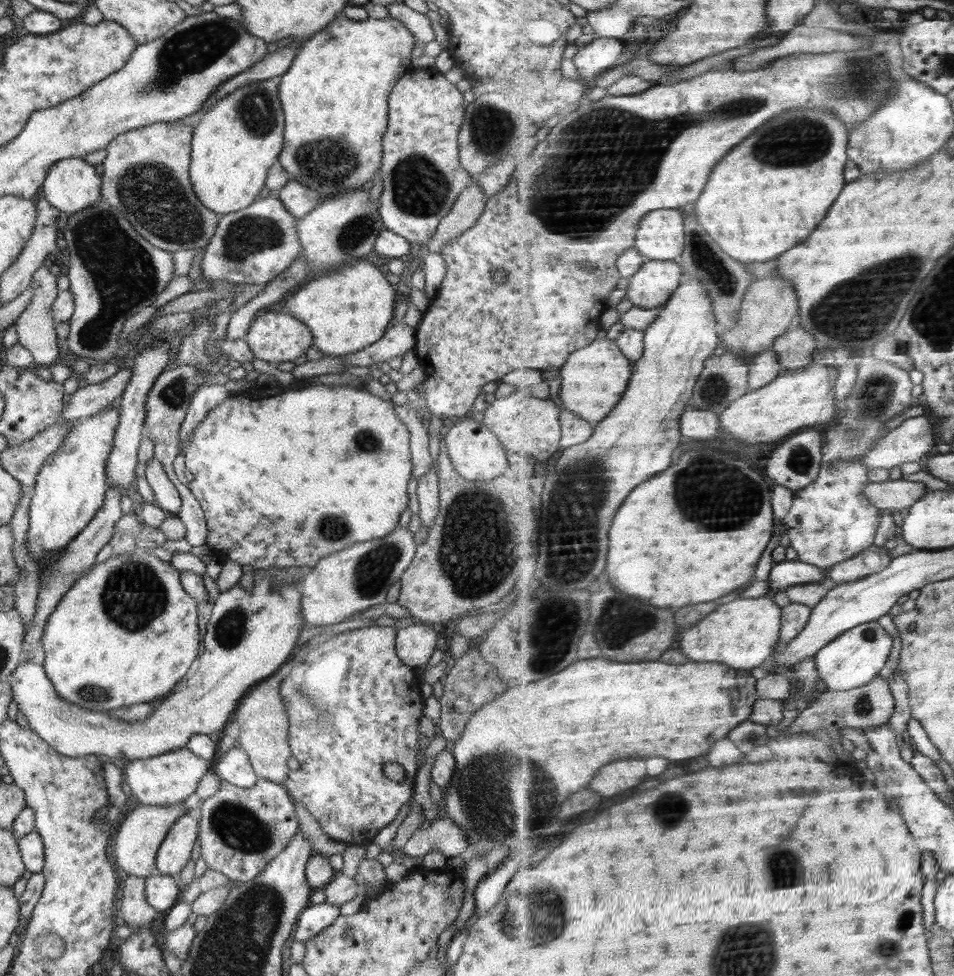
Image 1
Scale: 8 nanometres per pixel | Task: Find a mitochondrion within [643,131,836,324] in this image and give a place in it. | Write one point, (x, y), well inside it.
(702, 256)

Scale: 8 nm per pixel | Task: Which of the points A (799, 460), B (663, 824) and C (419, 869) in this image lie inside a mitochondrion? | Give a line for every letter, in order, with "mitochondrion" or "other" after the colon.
A: mitochondrion
B: mitochondrion
C: other

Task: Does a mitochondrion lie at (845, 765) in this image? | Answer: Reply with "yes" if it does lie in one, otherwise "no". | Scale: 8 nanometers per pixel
no

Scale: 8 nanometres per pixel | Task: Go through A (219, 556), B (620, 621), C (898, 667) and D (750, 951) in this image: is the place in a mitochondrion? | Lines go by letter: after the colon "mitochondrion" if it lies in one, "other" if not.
A: other
B: mitochondrion
C: other
D: mitochondrion

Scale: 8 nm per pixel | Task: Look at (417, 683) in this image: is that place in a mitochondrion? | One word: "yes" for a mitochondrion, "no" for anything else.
no

